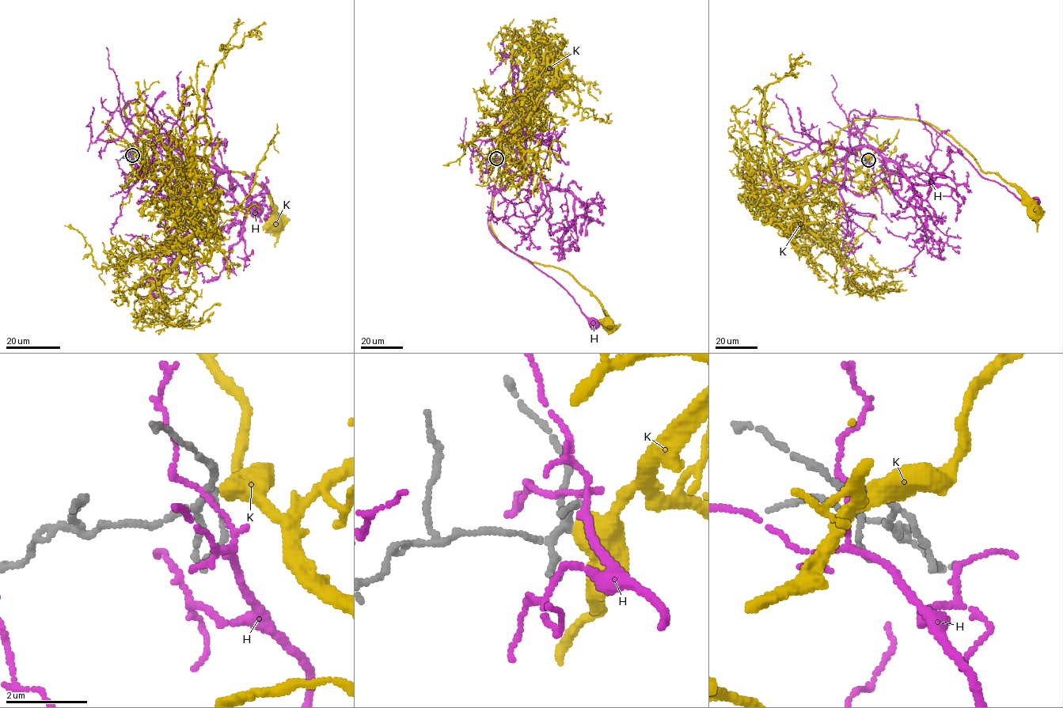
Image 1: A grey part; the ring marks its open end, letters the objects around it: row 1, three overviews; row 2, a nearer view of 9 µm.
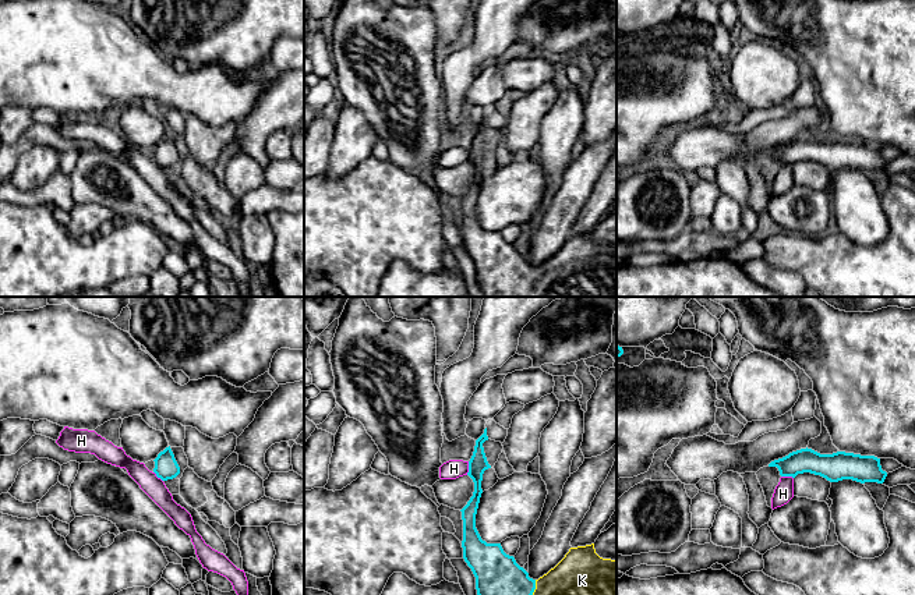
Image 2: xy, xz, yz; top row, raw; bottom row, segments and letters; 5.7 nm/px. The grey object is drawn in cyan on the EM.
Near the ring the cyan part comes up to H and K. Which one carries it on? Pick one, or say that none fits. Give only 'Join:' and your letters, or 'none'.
Join: K

